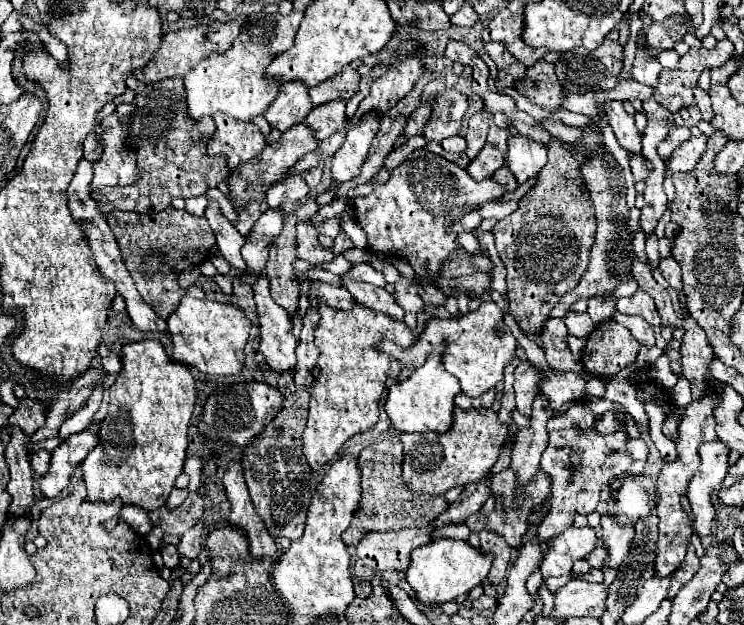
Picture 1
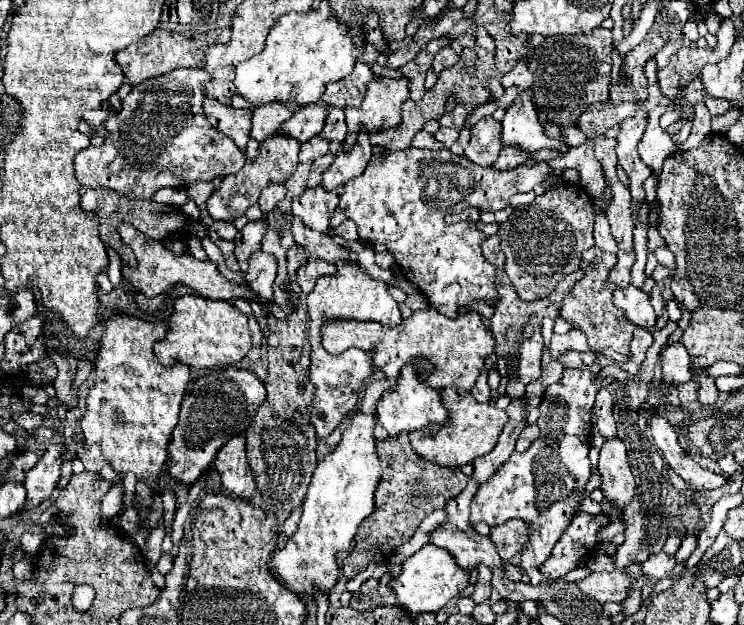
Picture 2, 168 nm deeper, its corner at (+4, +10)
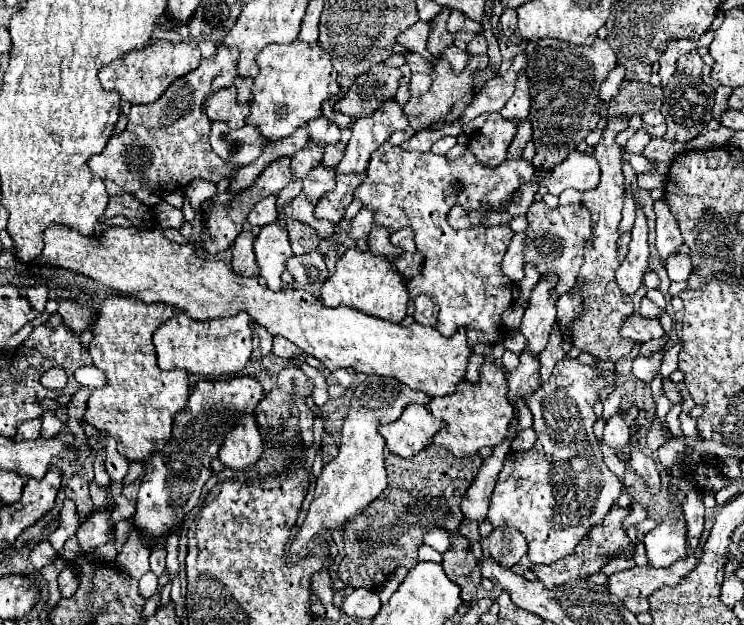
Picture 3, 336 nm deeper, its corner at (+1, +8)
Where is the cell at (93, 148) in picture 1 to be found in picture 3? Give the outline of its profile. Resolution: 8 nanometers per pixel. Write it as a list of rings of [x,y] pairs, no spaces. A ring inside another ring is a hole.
[[[219,41],[215,57],[201,59],[195,71],[171,83],[159,103],[131,107],[125,131],[121,135],[113,135],[107,147],[99,155],[89,159],[93,175],[115,181],[127,193],[135,193],[137,189],[149,189],[157,195],[179,191],[195,177],[213,183],[229,177],[233,167],[229,163],[223,163],[223,159],[219,159],[219,155],[211,151],[211,121],[203,111],[203,101],[207,95],[213,95],[215,91],[229,87],[235,81],[237,61],[239,49],[223,45]]]

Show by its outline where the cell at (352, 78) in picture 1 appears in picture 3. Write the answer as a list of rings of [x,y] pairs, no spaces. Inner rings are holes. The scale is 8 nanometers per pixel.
[[[379,63],[351,85],[349,93],[335,103],[335,111],[355,119],[369,117],[381,107],[381,103],[395,97],[401,79],[403,73],[399,69]]]

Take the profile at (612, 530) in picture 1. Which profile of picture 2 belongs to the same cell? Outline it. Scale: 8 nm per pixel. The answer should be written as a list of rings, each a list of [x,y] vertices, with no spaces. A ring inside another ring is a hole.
[[[620,439],[606,441],[600,449],[598,473],[602,477],[600,489],[604,493],[604,499],[612,501],[620,511],[624,511],[624,507],[634,497],[636,483],[628,465],[626,447]]]

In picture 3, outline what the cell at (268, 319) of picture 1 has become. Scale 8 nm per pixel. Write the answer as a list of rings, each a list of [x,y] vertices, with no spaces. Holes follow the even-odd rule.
[[[279,223],[261,227],[255,239],[255,255],[261,269],[261,277],[273,291],[281,289],[281,273],[285,271],[285,261],[293,257],[289,233]]]

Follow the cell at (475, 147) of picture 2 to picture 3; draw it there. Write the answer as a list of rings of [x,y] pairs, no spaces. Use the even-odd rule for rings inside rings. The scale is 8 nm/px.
[[[491,113],[485,125],[471,137],[467,151],[471,151],[483,165],[497,167],[505,161],[507,147],[515,135],[515,127],[515,119],[505,119],[501,113]]]

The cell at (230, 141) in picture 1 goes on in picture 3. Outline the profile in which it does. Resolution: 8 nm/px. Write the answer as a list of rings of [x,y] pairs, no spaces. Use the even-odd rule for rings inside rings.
[[[231,85],[205,99],[205,113],[211,121],[225,121],[229,127],[243,127],[249,115],[249,105],[237,101],[237,89]]]

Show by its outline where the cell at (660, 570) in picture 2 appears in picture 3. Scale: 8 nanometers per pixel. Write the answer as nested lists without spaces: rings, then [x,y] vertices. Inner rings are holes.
[[[663,521],[643,539],[649,565],[669,567],[687,555],[687,527],[683,521]]]

